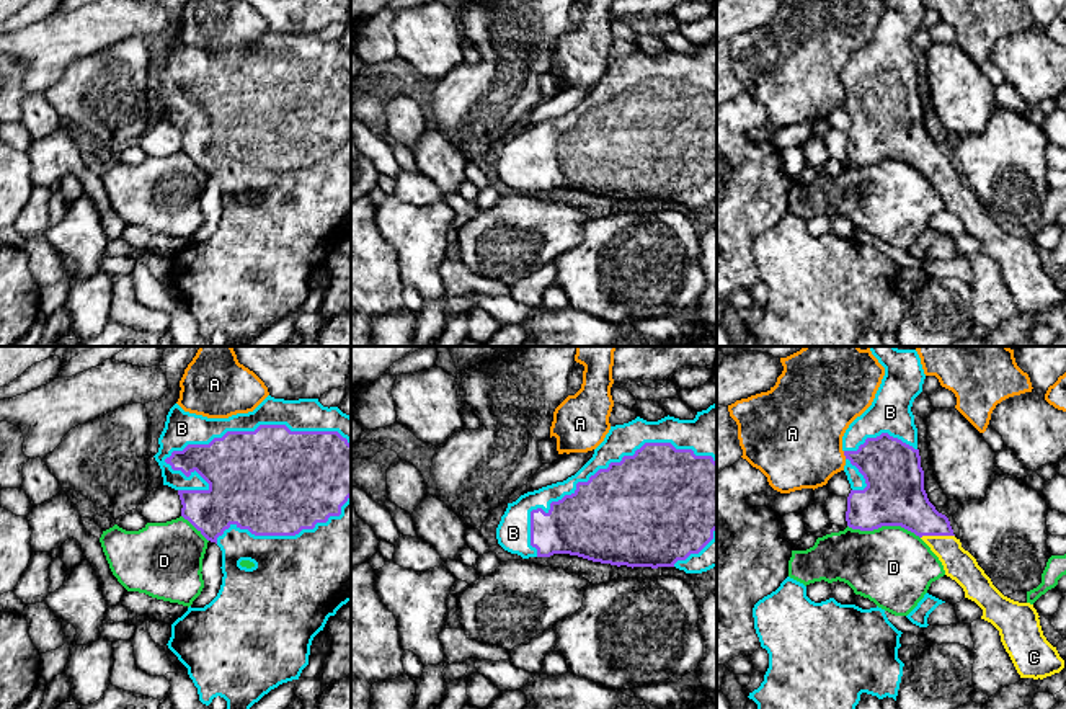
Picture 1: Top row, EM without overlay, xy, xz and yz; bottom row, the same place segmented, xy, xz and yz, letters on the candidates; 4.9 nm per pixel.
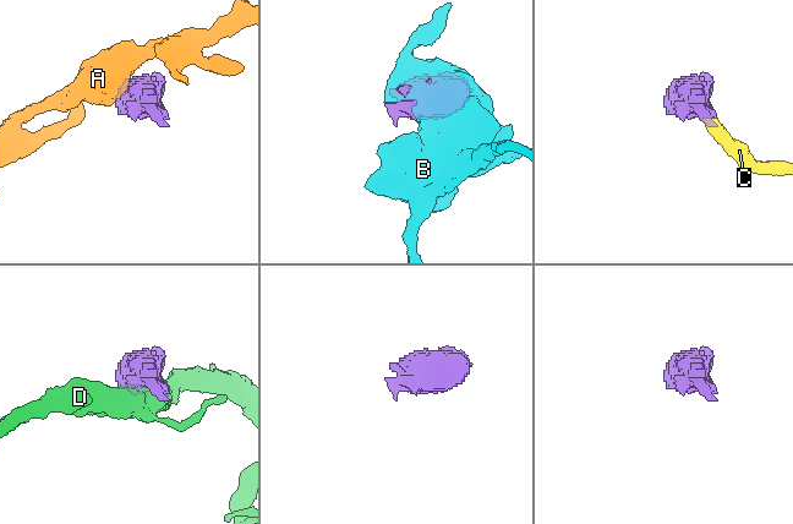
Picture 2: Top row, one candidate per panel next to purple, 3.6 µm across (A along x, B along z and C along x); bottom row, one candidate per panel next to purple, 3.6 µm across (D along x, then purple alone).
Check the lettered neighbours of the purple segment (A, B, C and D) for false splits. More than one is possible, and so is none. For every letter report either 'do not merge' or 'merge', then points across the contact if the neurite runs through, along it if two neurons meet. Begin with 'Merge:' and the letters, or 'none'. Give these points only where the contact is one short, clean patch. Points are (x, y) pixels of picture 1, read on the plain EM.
Merge: B, C
A: do not merge
B: merge
C: merge; runs through yz (900, 134), (937, 169), (959, 198)
D: do not merge

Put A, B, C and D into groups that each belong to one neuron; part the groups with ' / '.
A / B C / D

